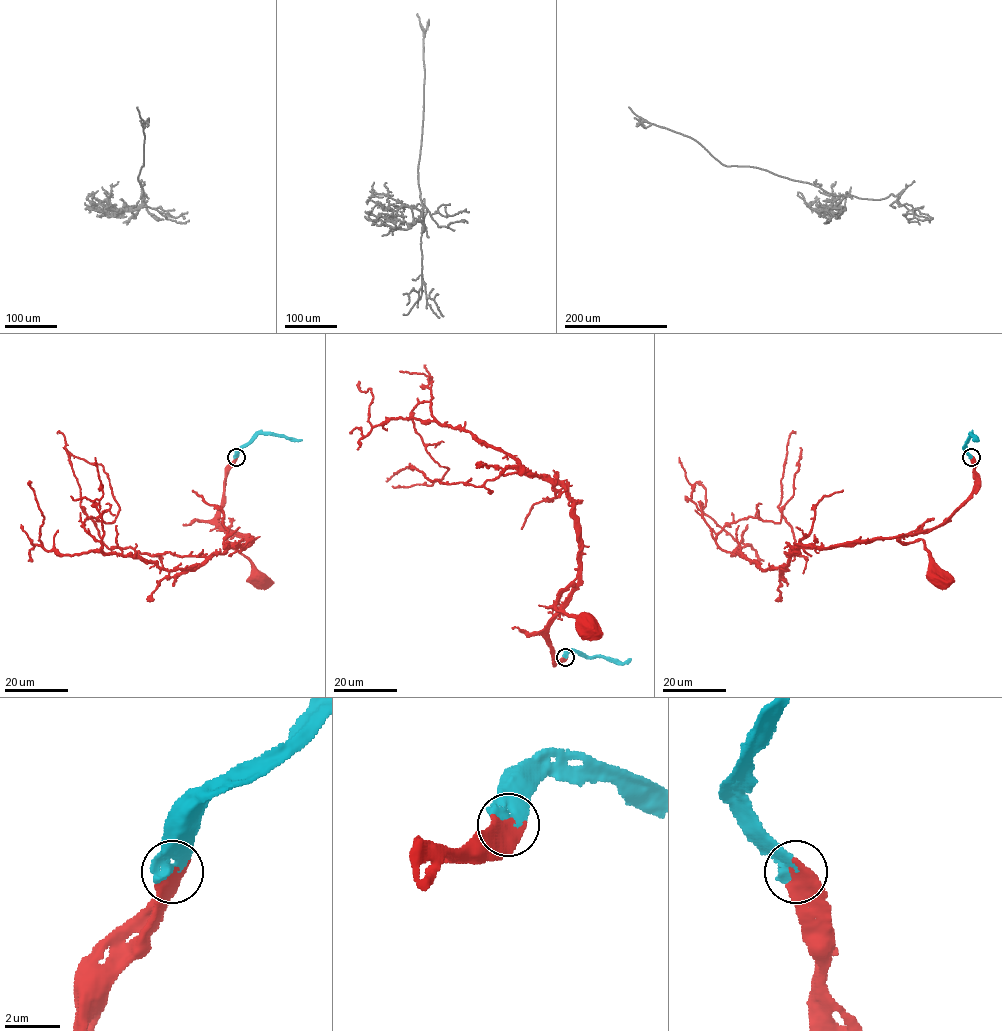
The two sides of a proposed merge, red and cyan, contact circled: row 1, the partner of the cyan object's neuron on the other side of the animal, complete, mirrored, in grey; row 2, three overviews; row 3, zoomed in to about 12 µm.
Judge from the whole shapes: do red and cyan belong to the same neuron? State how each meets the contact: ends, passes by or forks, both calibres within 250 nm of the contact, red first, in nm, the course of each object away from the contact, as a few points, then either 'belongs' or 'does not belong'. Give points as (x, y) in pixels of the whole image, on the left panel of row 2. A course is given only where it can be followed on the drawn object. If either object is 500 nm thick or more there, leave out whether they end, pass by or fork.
500/300 nm | red via (236, 457), (226, 474), (219, 522), (227, 530), (244, 537), (238, 542), (227, 541), (250, 561), (258, 580) | cyan via (236, 457), (240, 448), (260, 433), (301, 439) | belongs

